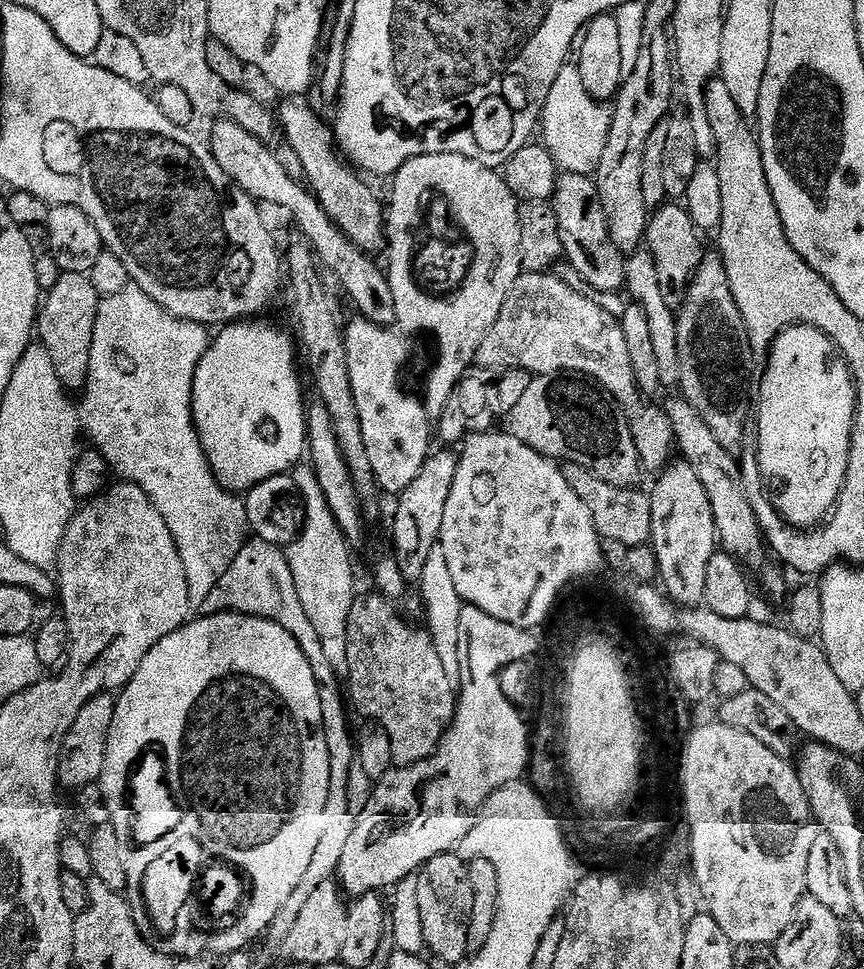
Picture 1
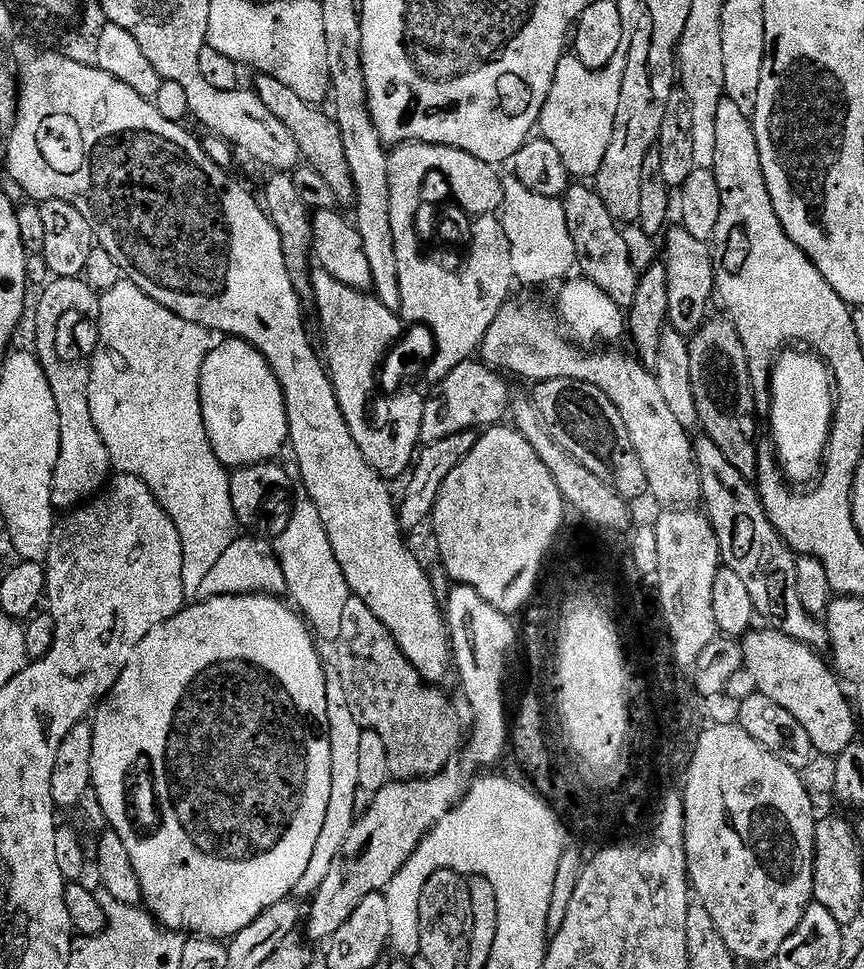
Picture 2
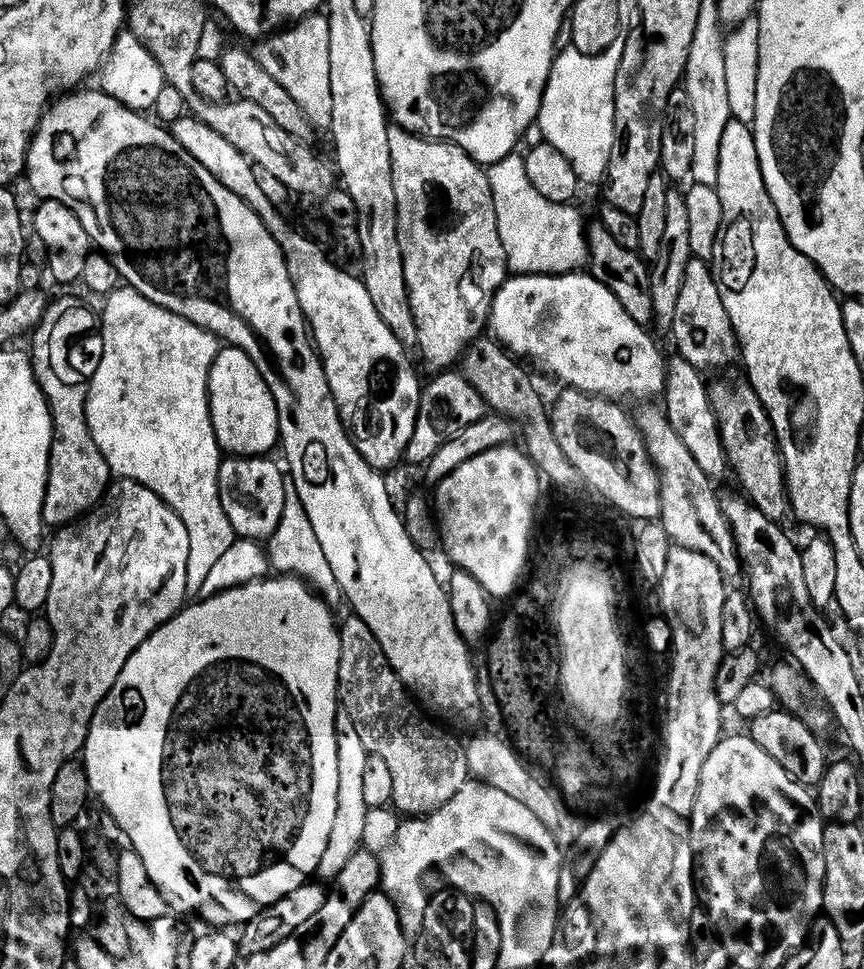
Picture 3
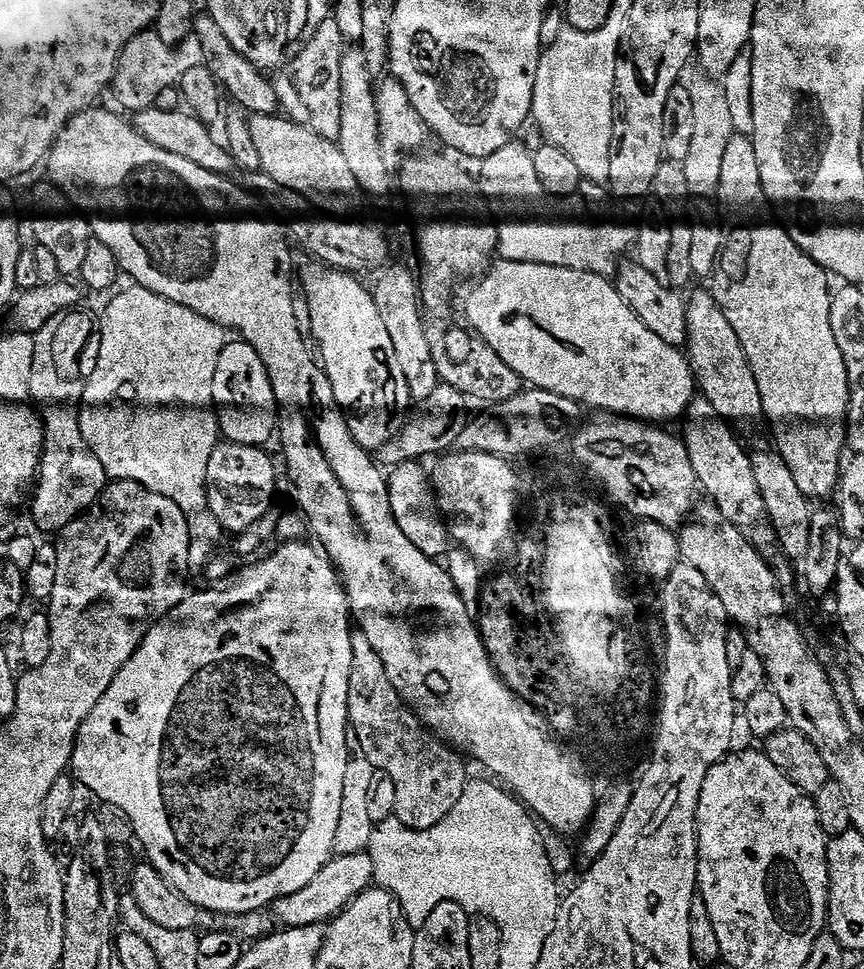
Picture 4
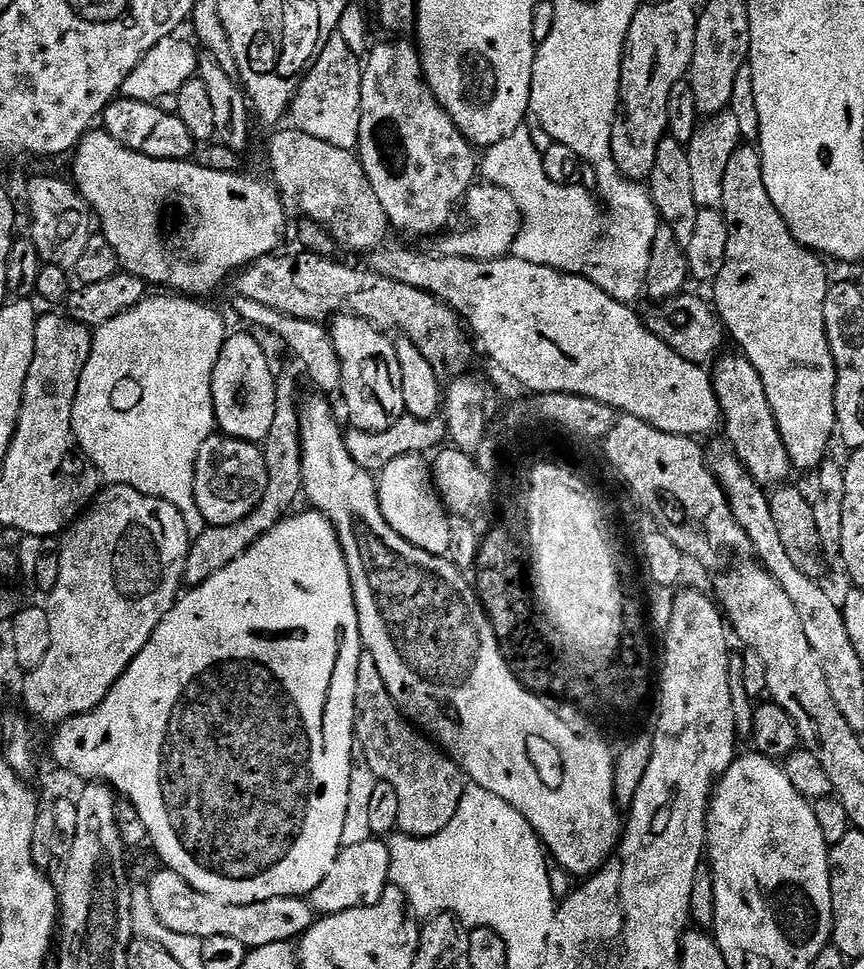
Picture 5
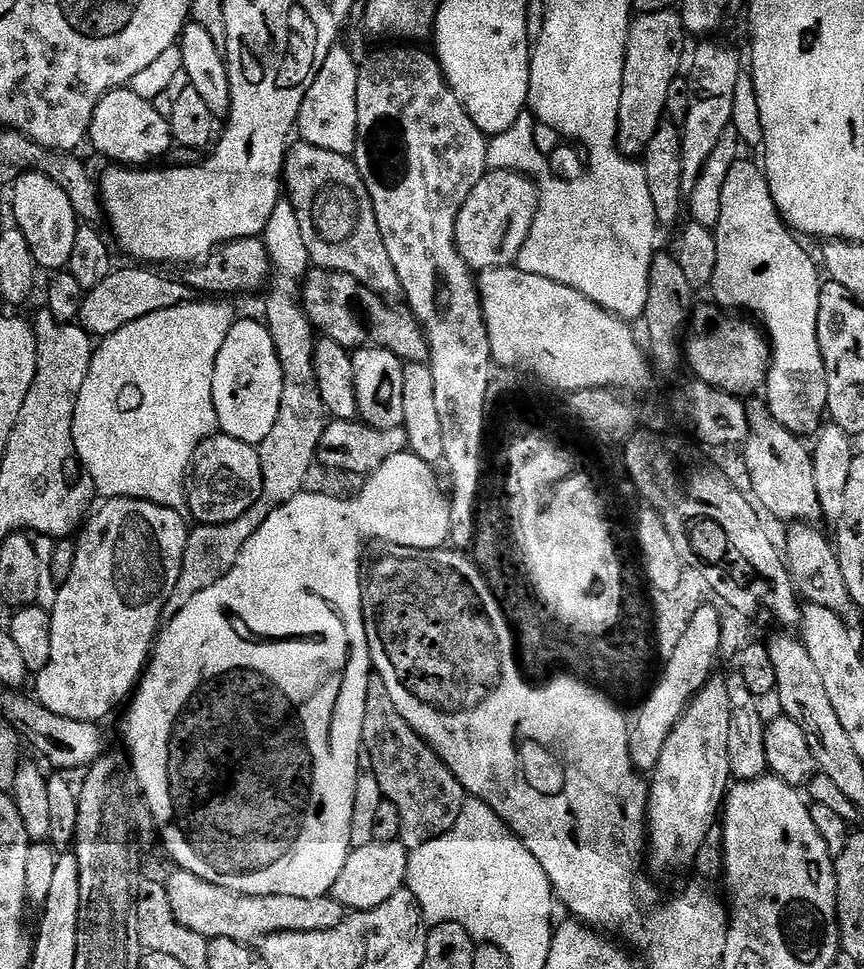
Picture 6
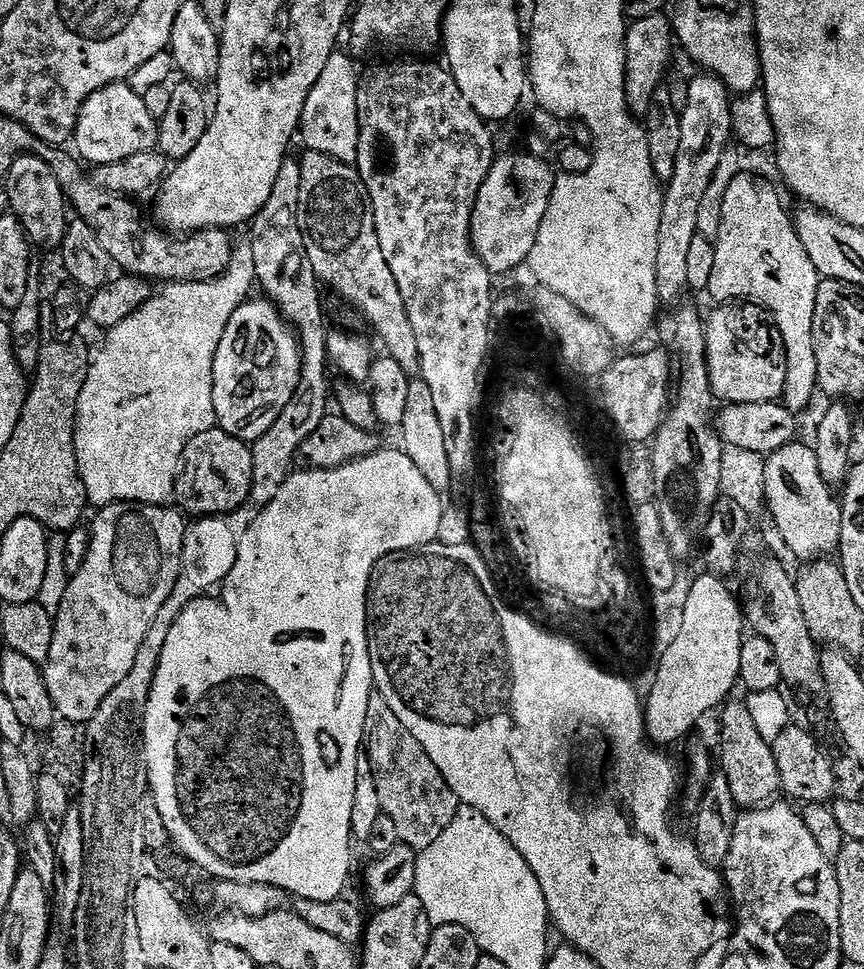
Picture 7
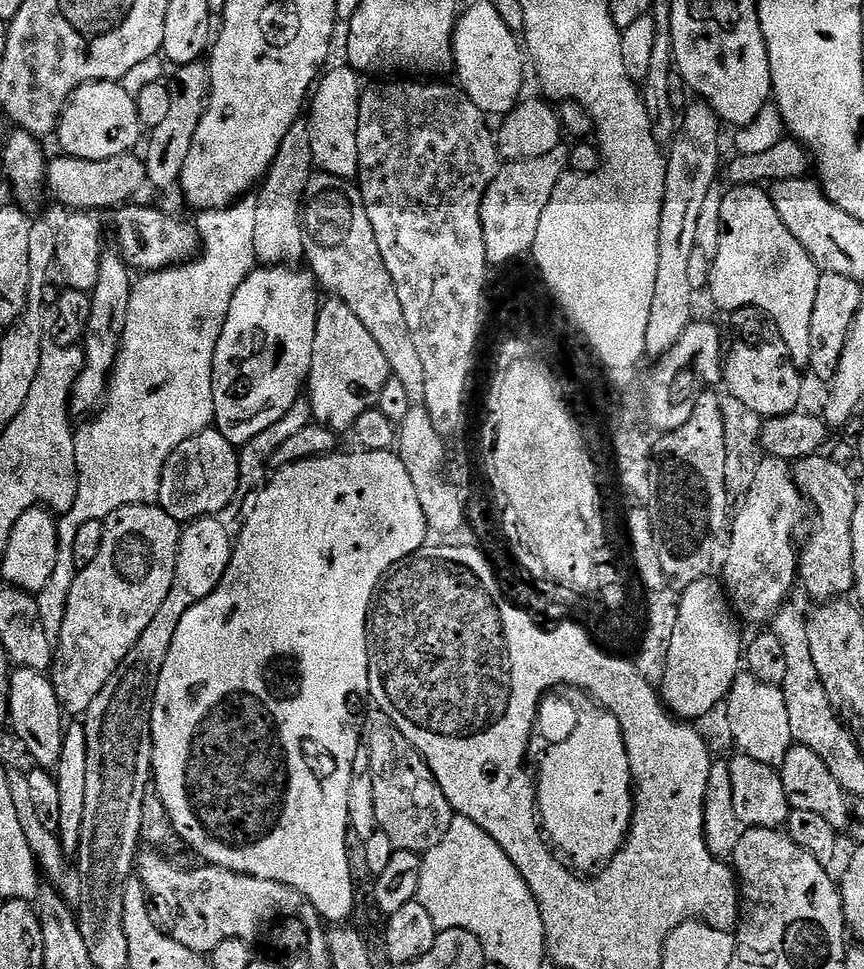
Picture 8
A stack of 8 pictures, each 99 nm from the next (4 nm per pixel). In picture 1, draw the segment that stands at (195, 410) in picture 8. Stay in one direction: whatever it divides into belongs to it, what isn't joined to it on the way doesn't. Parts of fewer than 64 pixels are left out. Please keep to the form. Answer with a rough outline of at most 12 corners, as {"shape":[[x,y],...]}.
{"shape":[[129,282],[101,299],[84,432],[146,490],[201,604],[241,497],[192,420],[209,329]]}

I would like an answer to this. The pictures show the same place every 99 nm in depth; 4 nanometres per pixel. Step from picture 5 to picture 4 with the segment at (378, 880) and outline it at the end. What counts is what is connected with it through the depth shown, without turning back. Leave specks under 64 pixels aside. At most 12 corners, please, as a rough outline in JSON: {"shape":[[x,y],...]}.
{"shape":[[367,852],[333,855],[271,905],[284,928],[327,925],[373,887]]}

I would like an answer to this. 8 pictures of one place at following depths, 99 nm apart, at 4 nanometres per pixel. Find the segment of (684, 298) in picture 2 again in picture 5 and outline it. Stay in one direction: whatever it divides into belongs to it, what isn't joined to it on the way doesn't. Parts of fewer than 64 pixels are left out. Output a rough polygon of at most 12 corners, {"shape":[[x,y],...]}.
{"shape":[[742,354],[710,368],[731,451],[762,486],[794,472]]}

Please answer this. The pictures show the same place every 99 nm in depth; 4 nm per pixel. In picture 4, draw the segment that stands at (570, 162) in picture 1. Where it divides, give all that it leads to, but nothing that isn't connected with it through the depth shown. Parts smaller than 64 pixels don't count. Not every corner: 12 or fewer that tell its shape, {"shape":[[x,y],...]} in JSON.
{"shape":[[615,19],[561,27],[531,119],[588,178],[610,174]]}

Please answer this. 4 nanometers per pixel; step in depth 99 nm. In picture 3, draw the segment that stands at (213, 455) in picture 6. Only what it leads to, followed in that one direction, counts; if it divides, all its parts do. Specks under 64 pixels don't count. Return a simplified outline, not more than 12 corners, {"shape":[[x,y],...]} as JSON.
{"shape":[[264,456],[220,461],[222,510],[237,537],[267,542],[286,472]]}

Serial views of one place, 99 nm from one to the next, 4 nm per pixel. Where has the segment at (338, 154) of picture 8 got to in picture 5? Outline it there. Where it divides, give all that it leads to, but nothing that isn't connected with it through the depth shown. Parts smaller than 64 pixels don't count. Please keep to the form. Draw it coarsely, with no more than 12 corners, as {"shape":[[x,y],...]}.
{"shape":[[338,34],[292,97],[291,123],[351,152],[361,57]]}

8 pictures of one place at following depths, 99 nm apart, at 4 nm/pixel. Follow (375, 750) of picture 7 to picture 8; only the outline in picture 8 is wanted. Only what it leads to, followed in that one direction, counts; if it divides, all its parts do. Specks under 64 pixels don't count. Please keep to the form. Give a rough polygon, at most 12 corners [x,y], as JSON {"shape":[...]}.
{"shape":[[390,714],[364,717],[376,827],[428,852],[452,807]]}

